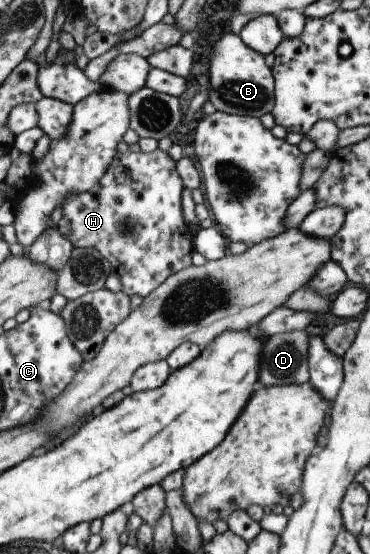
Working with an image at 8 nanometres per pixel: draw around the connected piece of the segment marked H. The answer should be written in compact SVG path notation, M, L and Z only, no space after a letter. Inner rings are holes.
M117 151L91 189L71 193L62 202L61 218L55 228L71 241L74 248L91 247L100 252L109 261L112 272L119 276L123 294L129 298L133 295L143 298L169 275L191 265L194 232L181 216L180 194L183 189L182 180L176 171L176 162L166 151Z

